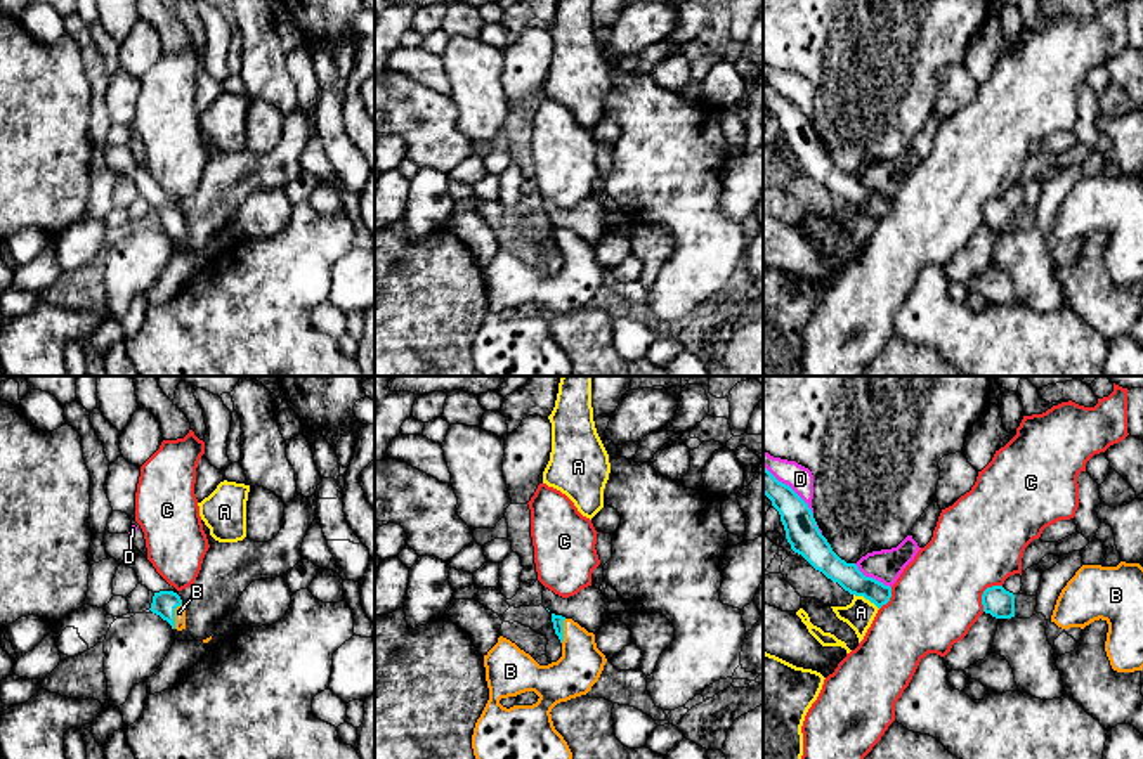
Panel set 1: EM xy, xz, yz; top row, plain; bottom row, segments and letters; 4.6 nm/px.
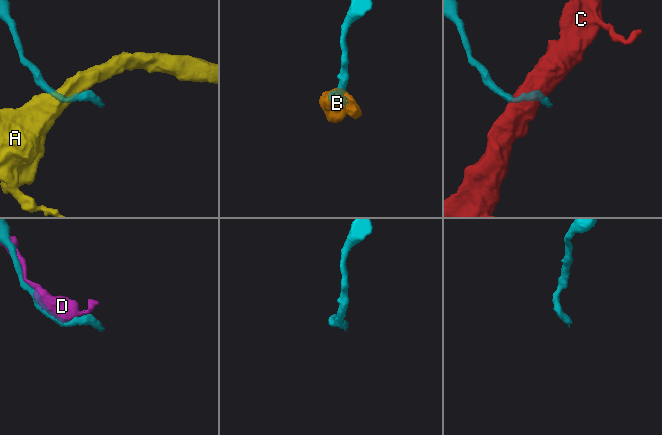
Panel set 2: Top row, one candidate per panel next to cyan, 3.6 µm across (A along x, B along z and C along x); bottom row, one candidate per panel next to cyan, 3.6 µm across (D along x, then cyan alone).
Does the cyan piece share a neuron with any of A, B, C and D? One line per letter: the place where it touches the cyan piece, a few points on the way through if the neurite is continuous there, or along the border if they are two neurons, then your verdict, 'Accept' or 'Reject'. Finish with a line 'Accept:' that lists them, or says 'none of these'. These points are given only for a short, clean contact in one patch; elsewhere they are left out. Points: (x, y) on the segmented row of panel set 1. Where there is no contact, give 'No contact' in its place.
A: Touches cyan at yz (866, 598). Boundary: yz (854, 593), (868, 598), (878, 609). Reject
B: Touches cyan at xy (174, 616). Path across: xy (163, 603), (174, 616), (179, 612). Accept
C: Touches cyan at yz (984, 593). Reject
D: Touches cyan at yz (871, 577). Reject
Accept: B

